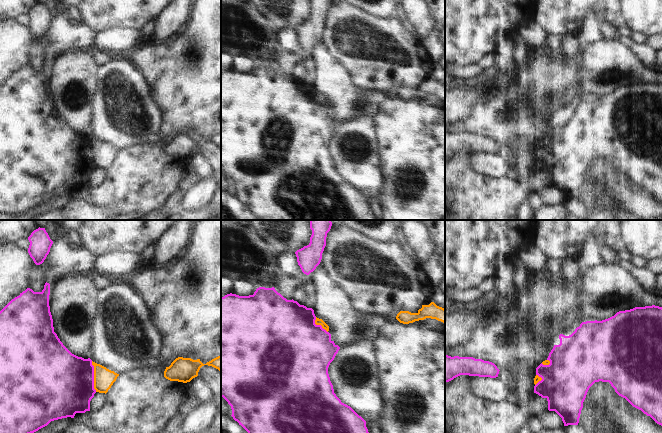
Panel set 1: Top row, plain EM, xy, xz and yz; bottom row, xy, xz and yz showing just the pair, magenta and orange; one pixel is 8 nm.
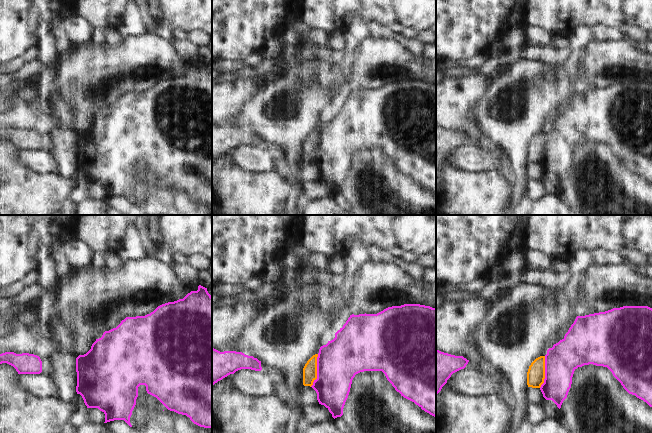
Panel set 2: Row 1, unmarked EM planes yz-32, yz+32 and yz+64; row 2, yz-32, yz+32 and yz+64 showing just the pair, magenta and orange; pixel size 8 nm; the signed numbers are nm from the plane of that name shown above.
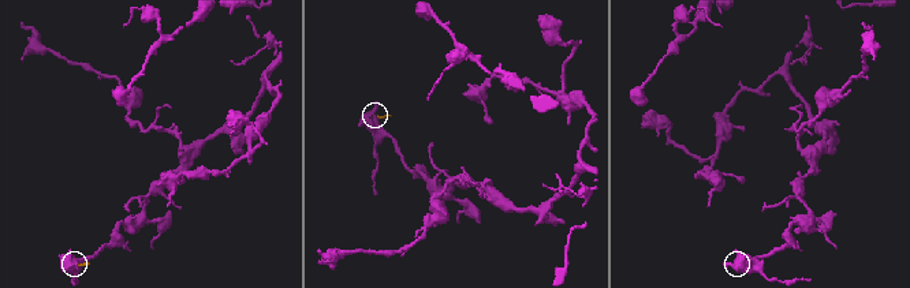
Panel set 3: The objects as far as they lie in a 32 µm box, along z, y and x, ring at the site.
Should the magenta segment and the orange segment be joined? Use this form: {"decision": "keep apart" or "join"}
{"decision": "keep apart"}

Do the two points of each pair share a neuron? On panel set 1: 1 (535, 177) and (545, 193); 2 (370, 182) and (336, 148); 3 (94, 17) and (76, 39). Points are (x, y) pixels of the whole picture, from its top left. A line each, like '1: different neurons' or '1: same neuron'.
1: different neurons
2: same neuron
3: different neurons

